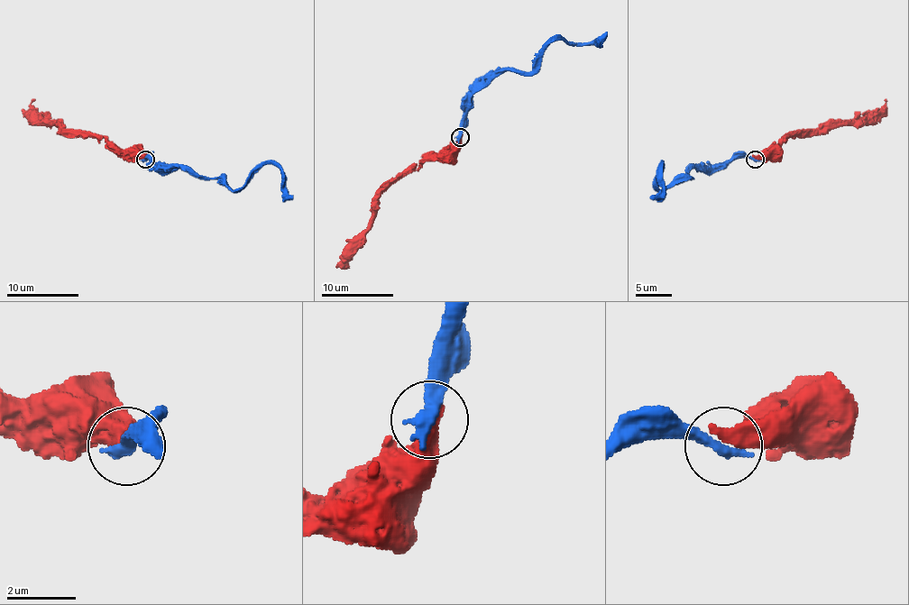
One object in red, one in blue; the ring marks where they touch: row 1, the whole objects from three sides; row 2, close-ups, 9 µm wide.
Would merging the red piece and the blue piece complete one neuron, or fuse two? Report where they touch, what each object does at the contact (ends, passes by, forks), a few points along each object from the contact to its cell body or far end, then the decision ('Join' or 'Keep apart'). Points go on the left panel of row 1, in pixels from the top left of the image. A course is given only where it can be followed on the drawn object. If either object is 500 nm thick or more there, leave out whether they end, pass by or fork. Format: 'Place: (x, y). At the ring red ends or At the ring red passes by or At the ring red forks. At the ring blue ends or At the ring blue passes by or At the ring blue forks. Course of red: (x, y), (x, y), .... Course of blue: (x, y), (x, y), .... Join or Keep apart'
Place: (145, 159). Course of red: (145, 159), (118, 151), (104, 137), (82, 137), (59, 124), (50, 124), (33, 108), (32, 103), (35, 99). Course of blue: (145, 159), (159, 168), (184, 168), (238, 189), (265, 164), (274, 164), (281, 171), (281, 186), (292, 198). Keep apart

